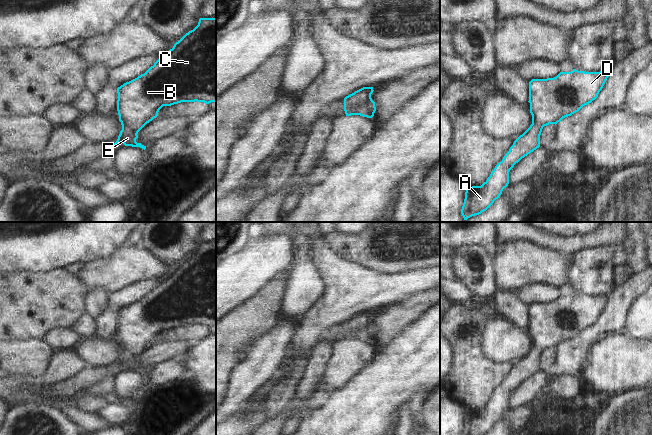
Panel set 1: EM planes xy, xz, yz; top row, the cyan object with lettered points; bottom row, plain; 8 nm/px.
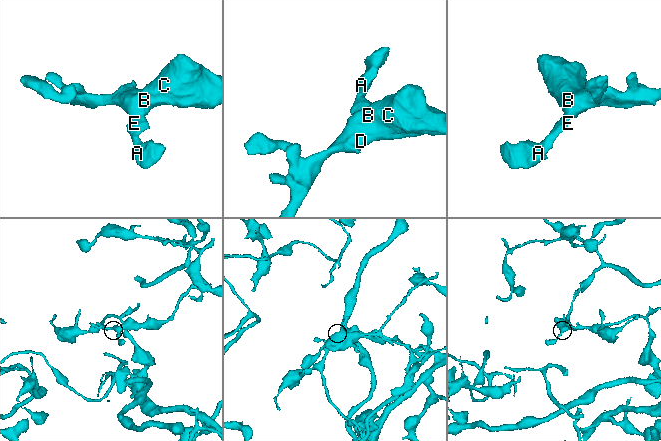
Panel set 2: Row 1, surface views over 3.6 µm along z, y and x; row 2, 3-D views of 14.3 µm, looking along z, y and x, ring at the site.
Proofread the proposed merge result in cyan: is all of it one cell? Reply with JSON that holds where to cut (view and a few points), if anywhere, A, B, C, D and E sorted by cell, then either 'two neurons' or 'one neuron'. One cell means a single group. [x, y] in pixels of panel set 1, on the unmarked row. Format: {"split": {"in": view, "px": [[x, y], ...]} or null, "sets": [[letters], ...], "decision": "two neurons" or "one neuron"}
{"split": null, "sets": [["A", "B", "C", "D", "E"]], "decision": "one neuron"}

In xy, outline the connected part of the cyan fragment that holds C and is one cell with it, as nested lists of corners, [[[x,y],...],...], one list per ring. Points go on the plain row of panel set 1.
[[[216,241],[200,242],[198,249],[186,257],[172,273],[151,290],[144,298],[117,312],[117,335],[122,354],[114,369],[146,370],[137,367],[138,356],[158,340],[163,330],[181,326],[216,326]]]

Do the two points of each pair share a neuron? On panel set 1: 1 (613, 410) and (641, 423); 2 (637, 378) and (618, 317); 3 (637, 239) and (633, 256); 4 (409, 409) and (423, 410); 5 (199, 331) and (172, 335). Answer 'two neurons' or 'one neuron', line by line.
1: one neuron
2: two neurons
3: one neuron
4: two neurons
5: one neuron

